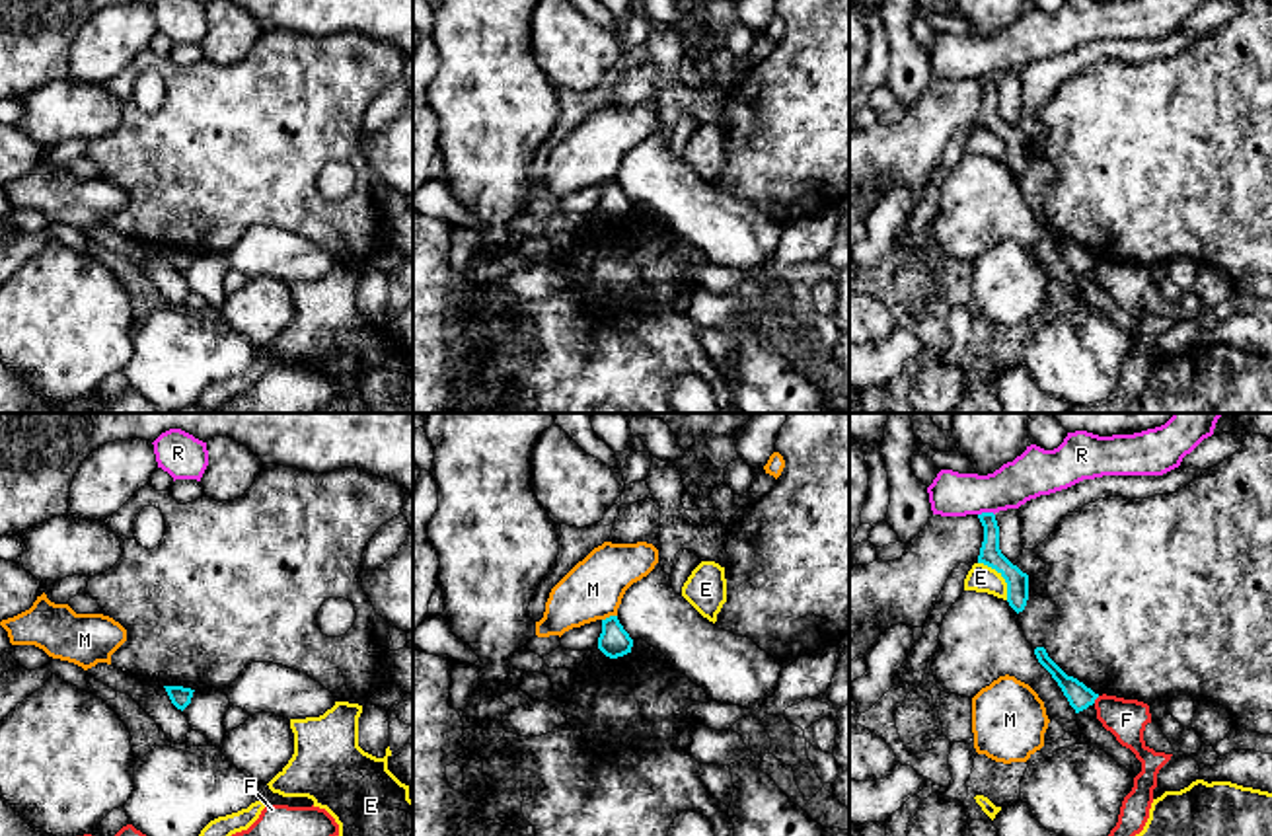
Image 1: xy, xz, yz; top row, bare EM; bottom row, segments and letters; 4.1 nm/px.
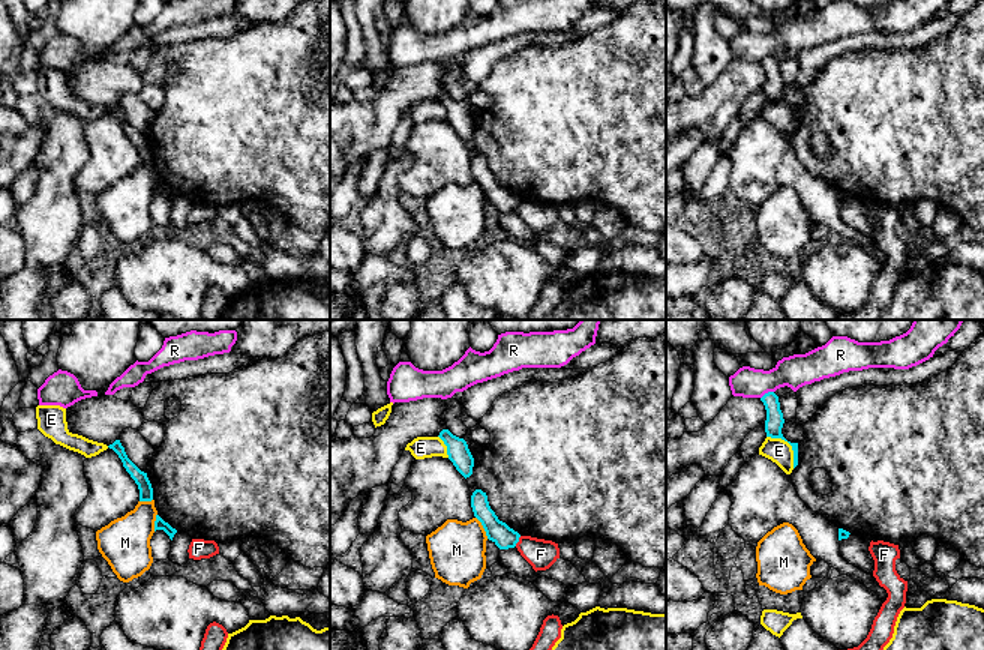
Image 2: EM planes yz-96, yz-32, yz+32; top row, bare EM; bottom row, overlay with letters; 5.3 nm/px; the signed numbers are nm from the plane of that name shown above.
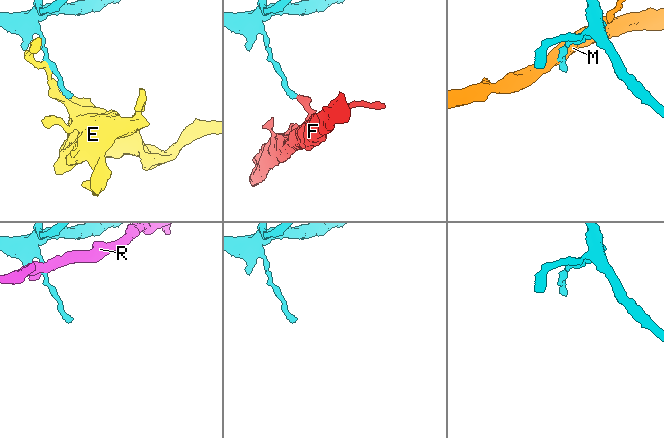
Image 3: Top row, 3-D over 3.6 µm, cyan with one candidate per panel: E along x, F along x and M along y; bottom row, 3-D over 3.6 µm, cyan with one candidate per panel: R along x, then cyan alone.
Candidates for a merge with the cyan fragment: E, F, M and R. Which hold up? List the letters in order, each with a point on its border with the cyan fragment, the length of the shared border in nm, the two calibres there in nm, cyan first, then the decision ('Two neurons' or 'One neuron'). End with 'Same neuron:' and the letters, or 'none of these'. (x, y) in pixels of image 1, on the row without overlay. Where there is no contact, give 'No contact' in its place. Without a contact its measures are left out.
E: Touches cyan at yz (1002, 139). Shared border 200 nm. Thickness 100 nm (cyan) against 110 nm. Two neurons
F: Touches cyan at yz (1095, 262). Shared border 40 nm. Thickness 100 nm (cyan) against 170 nm. Two neurons
M: Touches cyan at xz (610, 180). Shared border 70 nm. Thickness 130 nm (cyan) against 240 nm. Two neurons
R: Touches cyan at yz (986, 76). Shared border 70 nm. Thickness 90 nm (cyan) against 190 nm. Two neurons
Same neuron: none of these

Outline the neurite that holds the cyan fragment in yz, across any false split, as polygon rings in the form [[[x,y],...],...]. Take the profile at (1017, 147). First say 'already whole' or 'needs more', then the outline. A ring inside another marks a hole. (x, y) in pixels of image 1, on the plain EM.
already whole; [[[993,76],[978,78],[984,90],[984,105],[978,127],[995,133],[1007,146],[1007,166],[1019,177],[1029,164],[1029,138],[1013,129],[999,113],[999,90]]]

